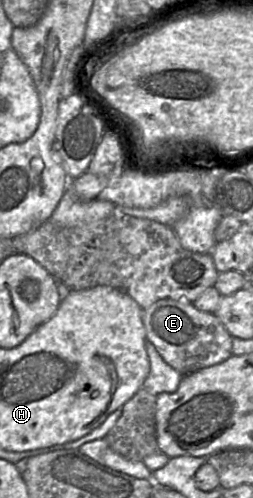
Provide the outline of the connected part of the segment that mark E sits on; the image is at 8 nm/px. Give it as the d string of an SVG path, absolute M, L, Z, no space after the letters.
M164 298L142 313L146 339L150 341L163 360L183 376L219 364L233 353L233 336L214 313L198 310L186 300Z

